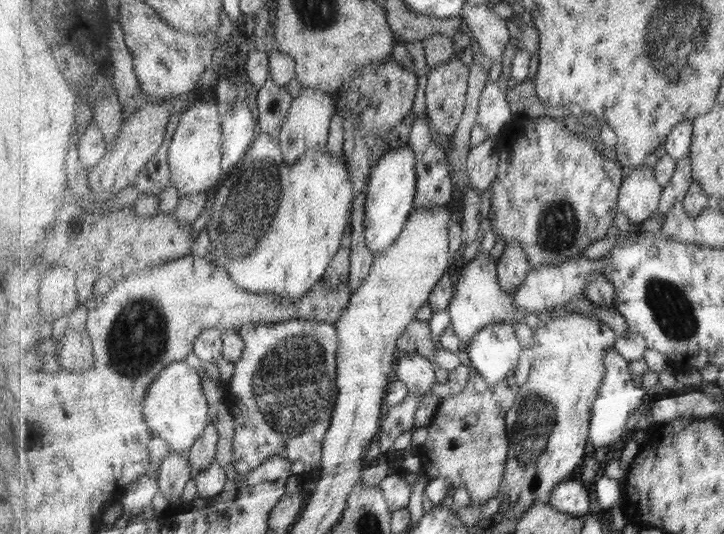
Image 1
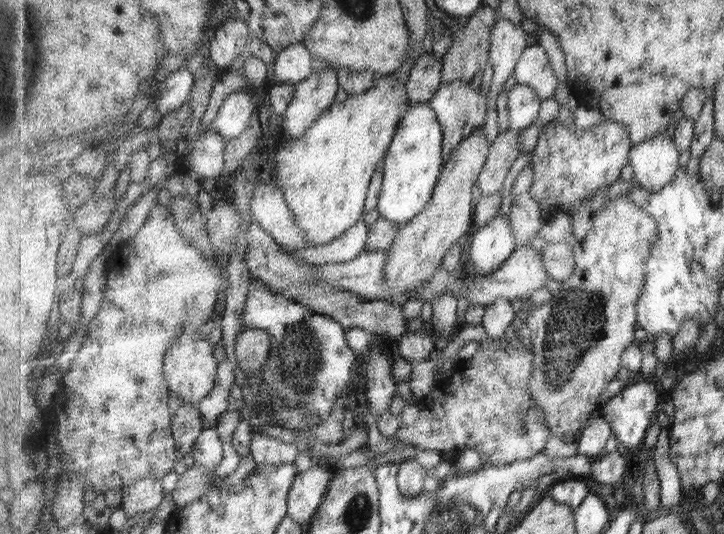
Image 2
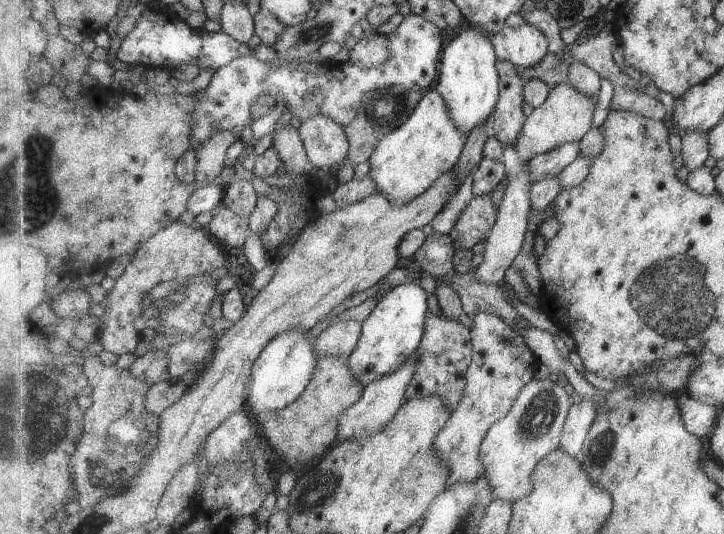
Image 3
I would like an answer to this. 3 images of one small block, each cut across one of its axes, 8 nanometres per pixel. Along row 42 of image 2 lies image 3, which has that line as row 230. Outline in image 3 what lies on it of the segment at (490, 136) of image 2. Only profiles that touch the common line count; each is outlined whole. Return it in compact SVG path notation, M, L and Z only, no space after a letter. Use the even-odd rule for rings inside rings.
M504 145L502 161L505 163L507 186L500 203L496 224L488 235L484 247L484 261L478 266L475 276L487 284L500 284L505 278L507 268L511 267L517 256L524 248L525 234L529 232L529 214L532 208L531 190L533 186L532 175L528 163L520 158L519 151L513 145Z

